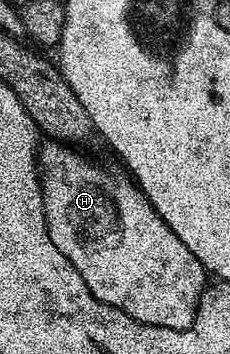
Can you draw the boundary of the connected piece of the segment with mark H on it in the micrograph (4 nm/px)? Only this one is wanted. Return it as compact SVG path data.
M61 143L43 144L38 151L38 178L42 184L42 210L46 216L48 235L52 239L52 243L56 243L60 255L64 255L64 259L68 259L68 263L72 263L72 267L76 267L76 271L80 271L80 279L84 279L84 283L88 283L88 291L92 291L92 295L96 295L96 299L124 311L129 317L145 325L168 327L169 329L192 327L198 314L198 300L202 298L202 291L208 284L207 271L200 263L200 259L196 259L196 255L192 255L192 251L188 251L188 247L184 247L184 243L180 243L180 239L176 239L172 227L168 227L168 223L164 223L164 219L160 219L160 215L154 210L152 203L144 196L142 190L134 184L129 176L119 173L105 173L96 162L89 161L77 148Z

